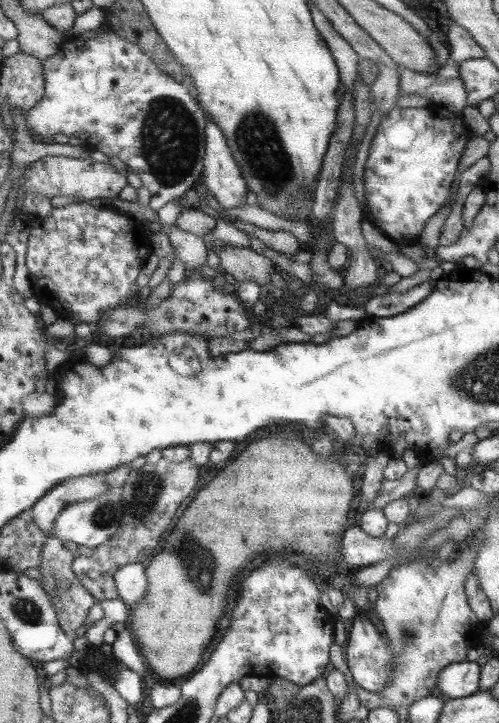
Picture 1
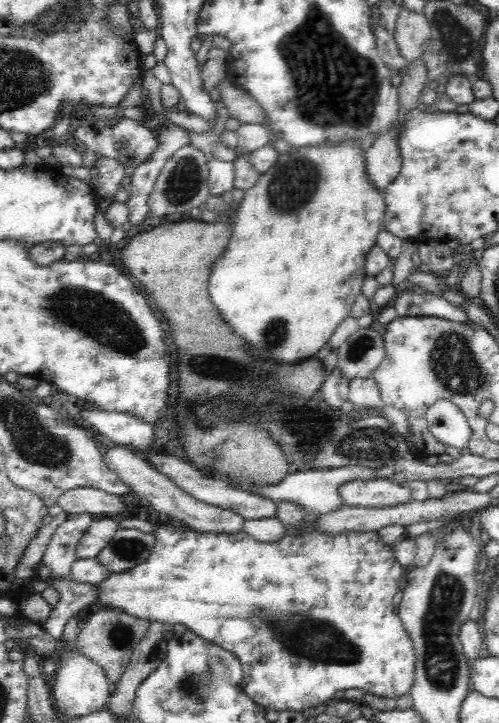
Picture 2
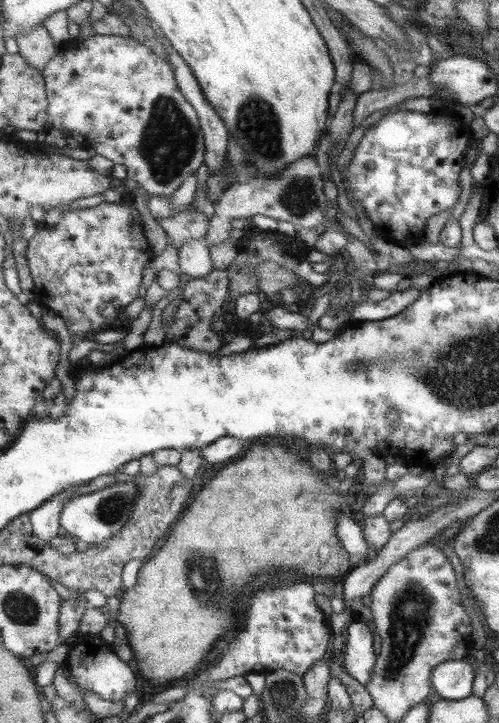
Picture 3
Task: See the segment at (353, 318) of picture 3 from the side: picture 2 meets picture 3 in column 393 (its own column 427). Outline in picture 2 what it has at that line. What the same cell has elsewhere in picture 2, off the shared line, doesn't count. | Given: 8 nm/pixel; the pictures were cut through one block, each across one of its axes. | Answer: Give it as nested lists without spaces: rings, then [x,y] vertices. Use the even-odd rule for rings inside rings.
[[[412,291],[396,294],[391,305],[398,316],[438,316],[454,321],[468,319],[460,307],[450,303],[446,297],[433,294],[415,294]]]

